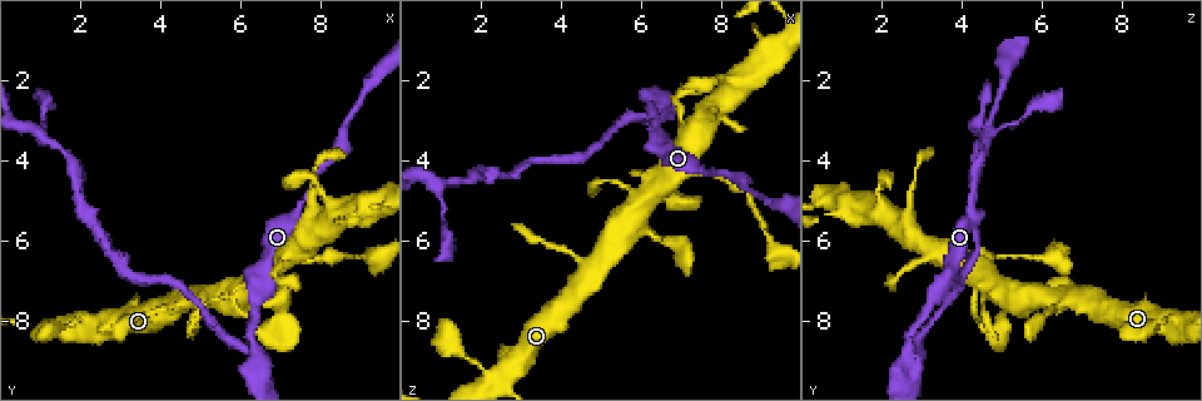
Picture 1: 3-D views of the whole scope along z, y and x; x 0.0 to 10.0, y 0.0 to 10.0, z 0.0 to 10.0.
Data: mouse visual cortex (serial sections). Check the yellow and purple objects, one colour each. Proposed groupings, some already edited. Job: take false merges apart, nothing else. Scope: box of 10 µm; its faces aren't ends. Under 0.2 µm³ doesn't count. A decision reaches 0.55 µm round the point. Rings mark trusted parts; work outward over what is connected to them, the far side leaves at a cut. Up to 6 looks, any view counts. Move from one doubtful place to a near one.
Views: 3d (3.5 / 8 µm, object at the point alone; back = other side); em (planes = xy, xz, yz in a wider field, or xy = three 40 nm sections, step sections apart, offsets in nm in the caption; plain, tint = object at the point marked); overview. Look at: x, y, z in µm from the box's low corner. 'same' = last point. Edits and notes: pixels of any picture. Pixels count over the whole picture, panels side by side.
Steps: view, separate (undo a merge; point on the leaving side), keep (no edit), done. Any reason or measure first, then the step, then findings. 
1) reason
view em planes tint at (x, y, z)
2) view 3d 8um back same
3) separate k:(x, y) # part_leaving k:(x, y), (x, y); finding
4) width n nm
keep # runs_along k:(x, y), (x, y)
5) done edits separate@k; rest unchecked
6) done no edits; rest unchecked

view 3d 8um at (6.95, 6.55, 4.25)

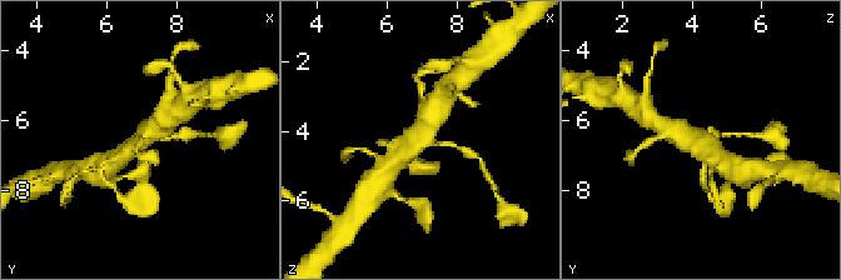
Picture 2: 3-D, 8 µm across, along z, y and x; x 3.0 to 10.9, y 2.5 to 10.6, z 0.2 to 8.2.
shape alone is not enough
view em xy step 1 tint same

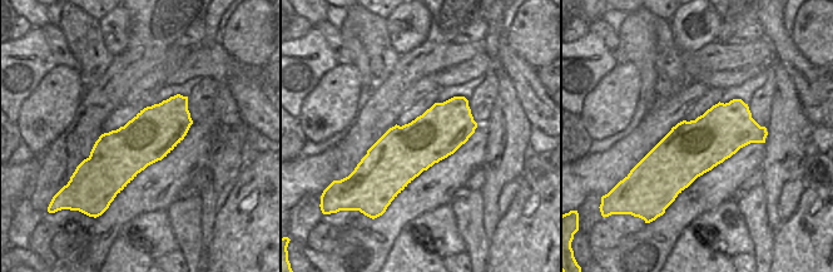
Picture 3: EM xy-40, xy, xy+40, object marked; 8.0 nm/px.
keep # runs_along 2:(396, 161), (419, 140), (433, 110); continuous, no second cell

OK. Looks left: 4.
thick turns thin
view 3d 3.5um at (9.20, 6.40, 5.85)

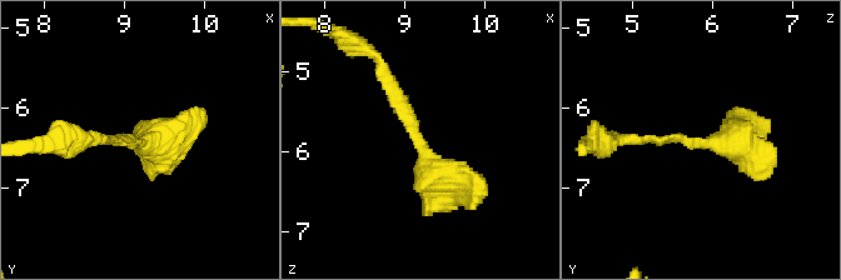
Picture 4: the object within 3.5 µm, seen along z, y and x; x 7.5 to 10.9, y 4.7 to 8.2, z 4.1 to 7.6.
shape alone is not enough
view em xy step 1 tint at (9.15, 6.50, 5.85)

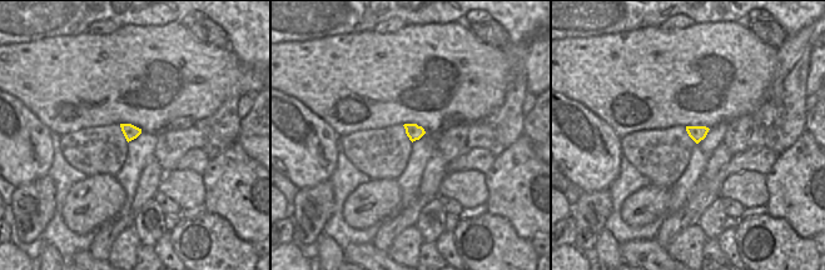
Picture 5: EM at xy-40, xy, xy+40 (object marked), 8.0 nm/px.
keep # runs_along 4:(381, 70), (427, 166), (473, 189); continuous, no second cell

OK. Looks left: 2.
done no edits; rest unchecked

